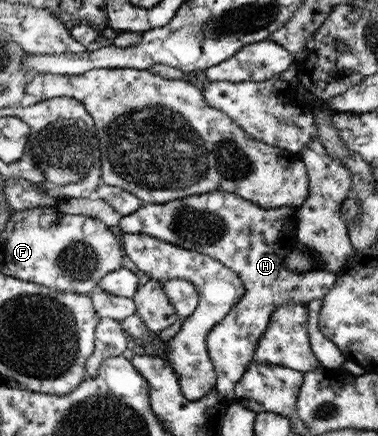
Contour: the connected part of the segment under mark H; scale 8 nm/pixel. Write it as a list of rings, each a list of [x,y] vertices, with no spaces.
[[[215,191],[204,193],[201,196],[190,195],[188,198],[163,204],[144,204],[137,212],[124,216],[120,220],[118,228],[121,229],[122,234],[144,234],[210,256],[218,263],[230,268],[245,284],[243,298],[233,306],[231,312],[219,322],[219,325],[207,337],[208,354],[217,372],[215,387],[228,401],[234,401],[236,385],[242,380],[243,374],[247,372],[248,365],[252,363],[256,345],[260,344],[264,333],[267,332],[275,310],[290,301],[304,306],[317,298],[322,299],[337,281],[338,274],[324,270],[310,271],[309,273],[288,270],[286,259],[292,255],[292,250],[297,243],[298,210],[299,208],[288,208],[288,206],[264,209],[236,194]]]

